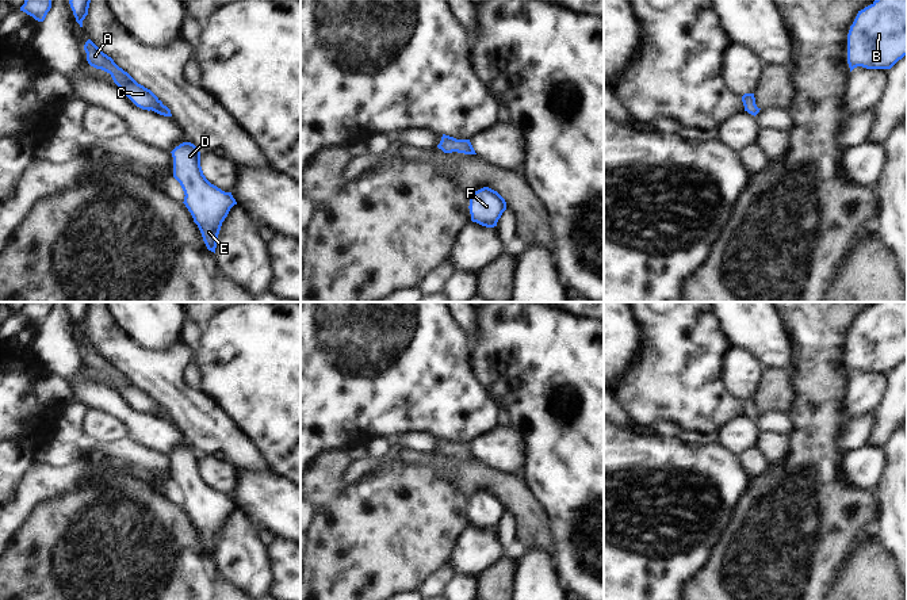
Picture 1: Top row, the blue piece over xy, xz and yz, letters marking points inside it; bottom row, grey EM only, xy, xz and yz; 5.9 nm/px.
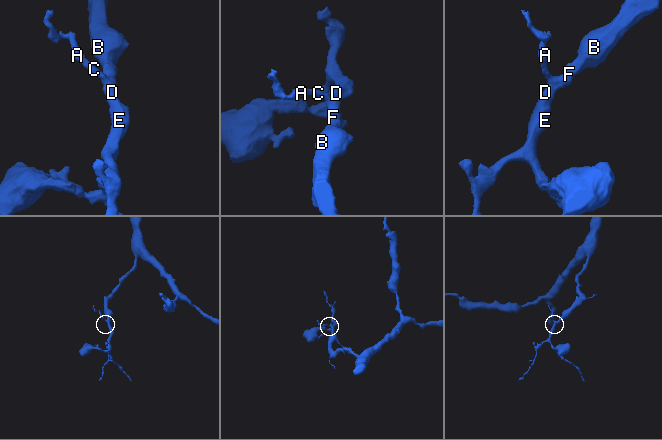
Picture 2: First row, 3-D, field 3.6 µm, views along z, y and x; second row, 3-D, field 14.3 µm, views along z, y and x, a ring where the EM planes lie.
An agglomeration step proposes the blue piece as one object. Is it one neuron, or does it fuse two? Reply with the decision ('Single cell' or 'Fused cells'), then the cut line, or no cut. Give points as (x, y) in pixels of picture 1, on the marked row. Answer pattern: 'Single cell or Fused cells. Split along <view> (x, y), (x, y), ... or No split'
Single cell. No split

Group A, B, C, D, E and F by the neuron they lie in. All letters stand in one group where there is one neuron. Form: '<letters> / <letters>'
A B C D E F

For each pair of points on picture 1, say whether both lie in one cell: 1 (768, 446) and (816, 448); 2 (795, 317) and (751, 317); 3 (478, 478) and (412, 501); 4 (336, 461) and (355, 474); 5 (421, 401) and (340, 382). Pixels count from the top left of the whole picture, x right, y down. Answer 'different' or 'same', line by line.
1: different
2: different
3: different
4: different
5: same

